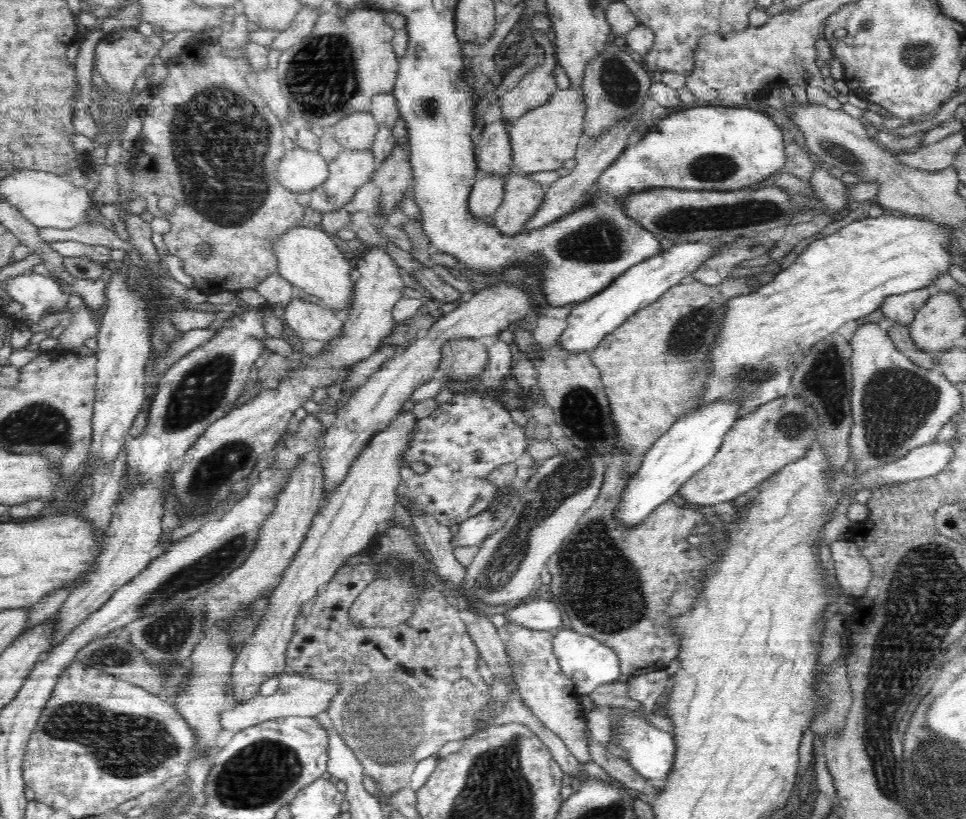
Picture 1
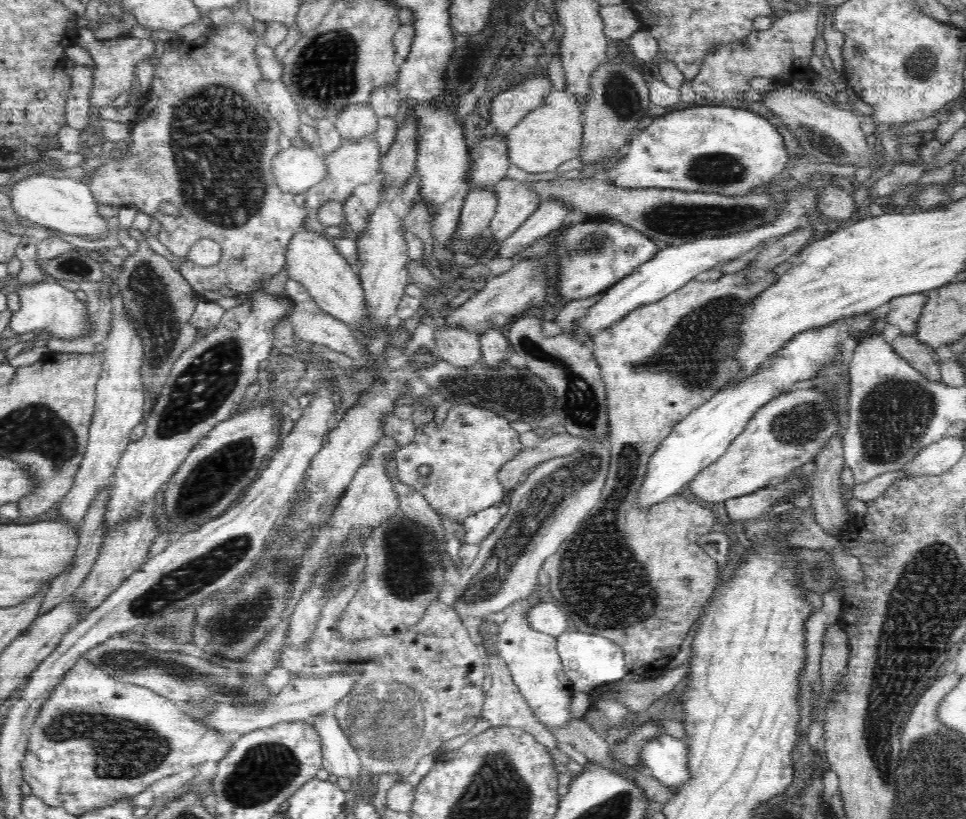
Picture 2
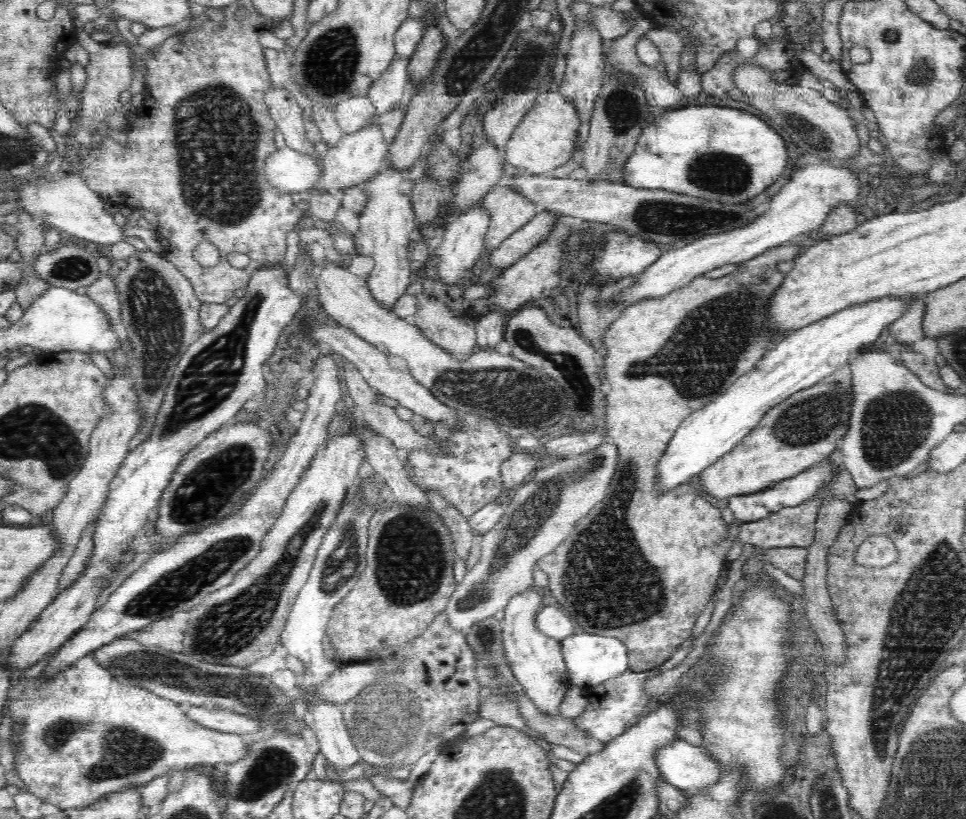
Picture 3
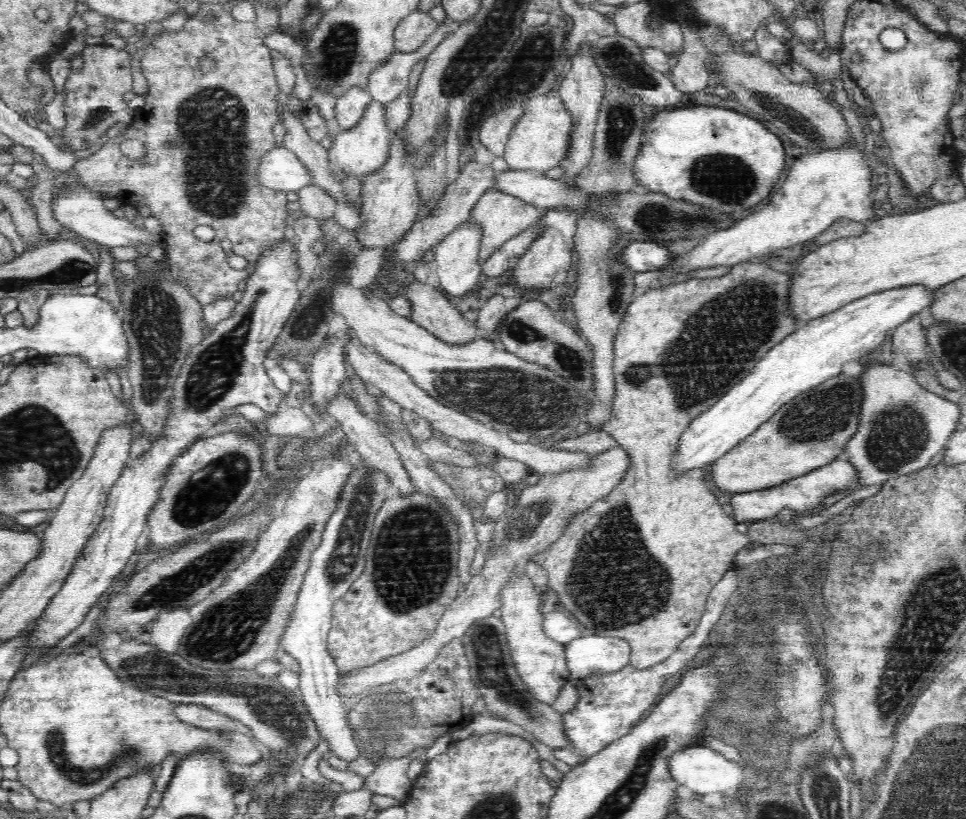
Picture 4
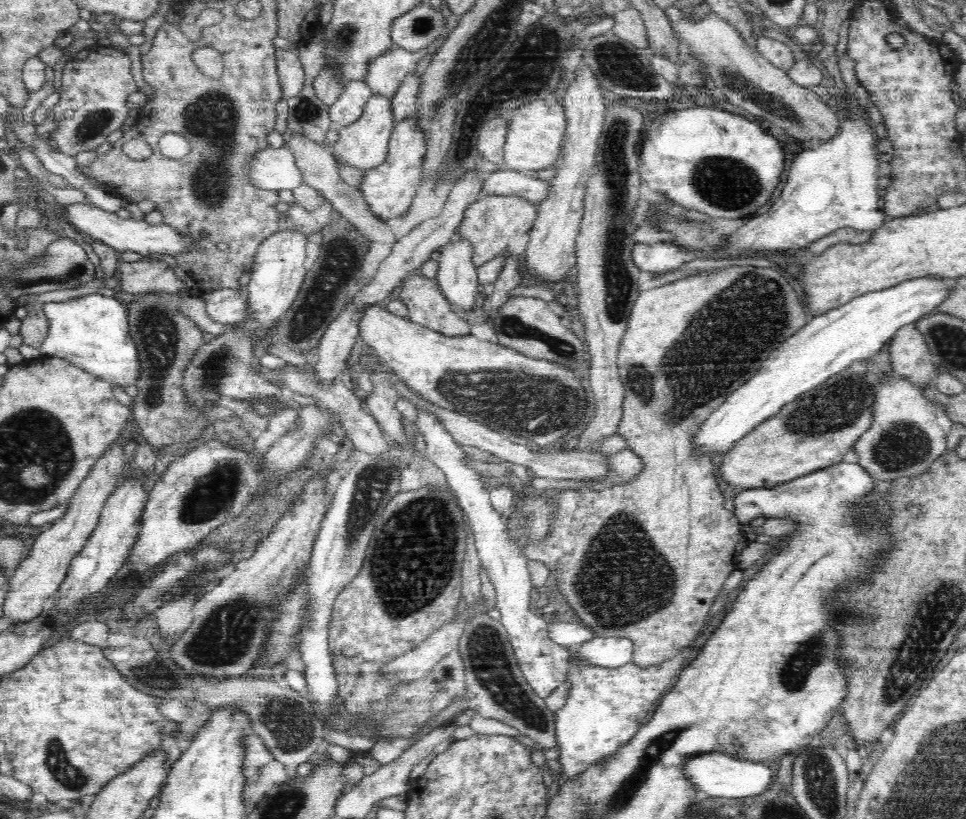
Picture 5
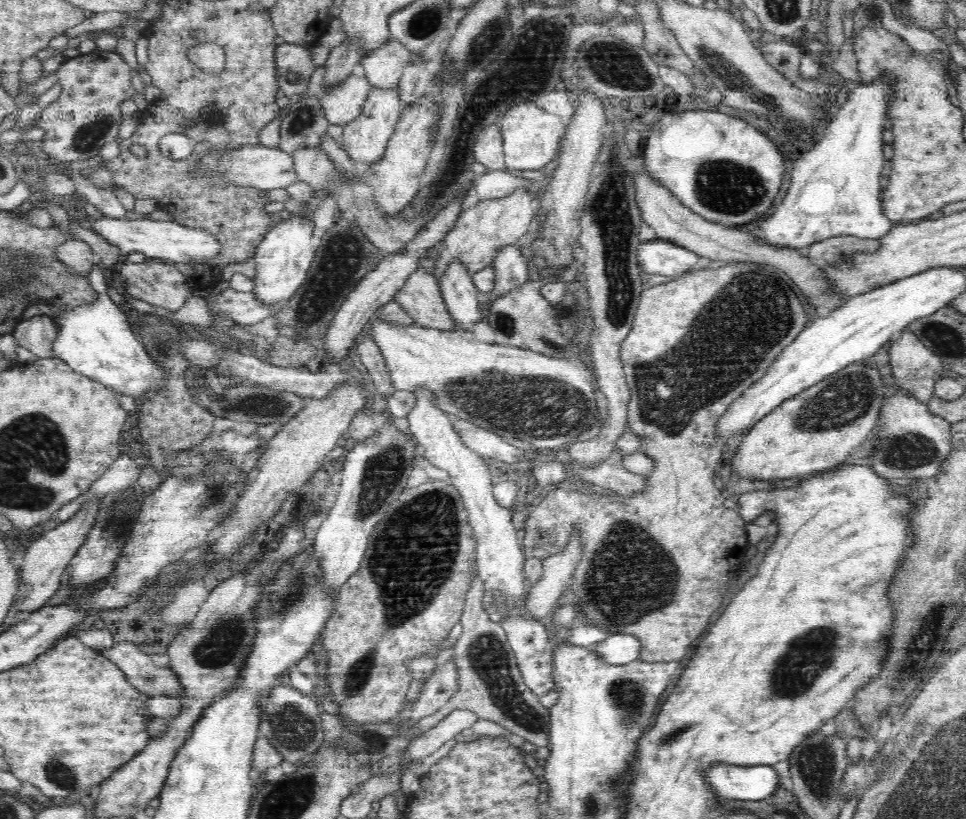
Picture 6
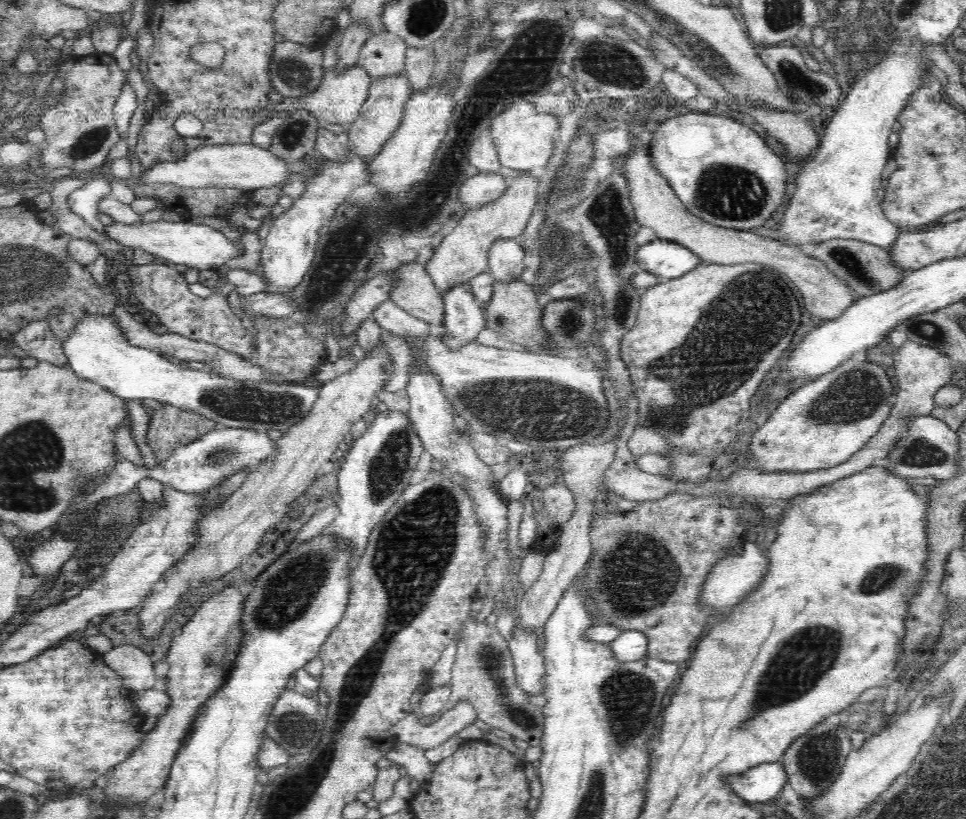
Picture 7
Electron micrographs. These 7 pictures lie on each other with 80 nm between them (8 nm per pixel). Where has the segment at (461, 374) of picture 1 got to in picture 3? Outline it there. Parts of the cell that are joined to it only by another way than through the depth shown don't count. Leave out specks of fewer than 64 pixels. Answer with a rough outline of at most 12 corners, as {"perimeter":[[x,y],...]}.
{"perimeter":[[436,296],[419,297],[407,318],[458,359],[477,344],[473,323]]}

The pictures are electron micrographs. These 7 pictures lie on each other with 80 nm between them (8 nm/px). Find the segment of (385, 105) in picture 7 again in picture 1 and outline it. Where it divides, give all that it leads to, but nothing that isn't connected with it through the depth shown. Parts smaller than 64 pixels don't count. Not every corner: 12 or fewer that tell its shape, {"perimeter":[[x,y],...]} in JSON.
{"perimeter":[[370,148],[343,149],[309,191],[319,213],[350,202],[374,176]]}

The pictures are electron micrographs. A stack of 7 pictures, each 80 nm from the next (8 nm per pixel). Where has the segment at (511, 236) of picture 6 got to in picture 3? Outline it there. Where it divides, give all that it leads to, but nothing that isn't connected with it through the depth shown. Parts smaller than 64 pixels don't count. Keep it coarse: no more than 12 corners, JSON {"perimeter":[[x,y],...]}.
{"perimeter":[[503,182],[480,203],[484,254],[536,216],[536,205]]}

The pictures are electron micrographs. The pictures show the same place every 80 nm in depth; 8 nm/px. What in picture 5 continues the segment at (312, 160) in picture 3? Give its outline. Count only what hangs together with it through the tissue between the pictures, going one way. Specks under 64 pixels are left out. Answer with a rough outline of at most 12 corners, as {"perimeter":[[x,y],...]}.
{"perimeter":[[286,146],[253,154],[247,175],[264,191],[304,183]]}

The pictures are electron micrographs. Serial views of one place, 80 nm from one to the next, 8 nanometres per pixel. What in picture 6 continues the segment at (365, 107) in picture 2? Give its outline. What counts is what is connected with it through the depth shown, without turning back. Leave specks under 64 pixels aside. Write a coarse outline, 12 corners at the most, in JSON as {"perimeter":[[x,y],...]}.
{"perimeter":[[350,75],[319,94],[330,124],[360,116],[373,86]]}

